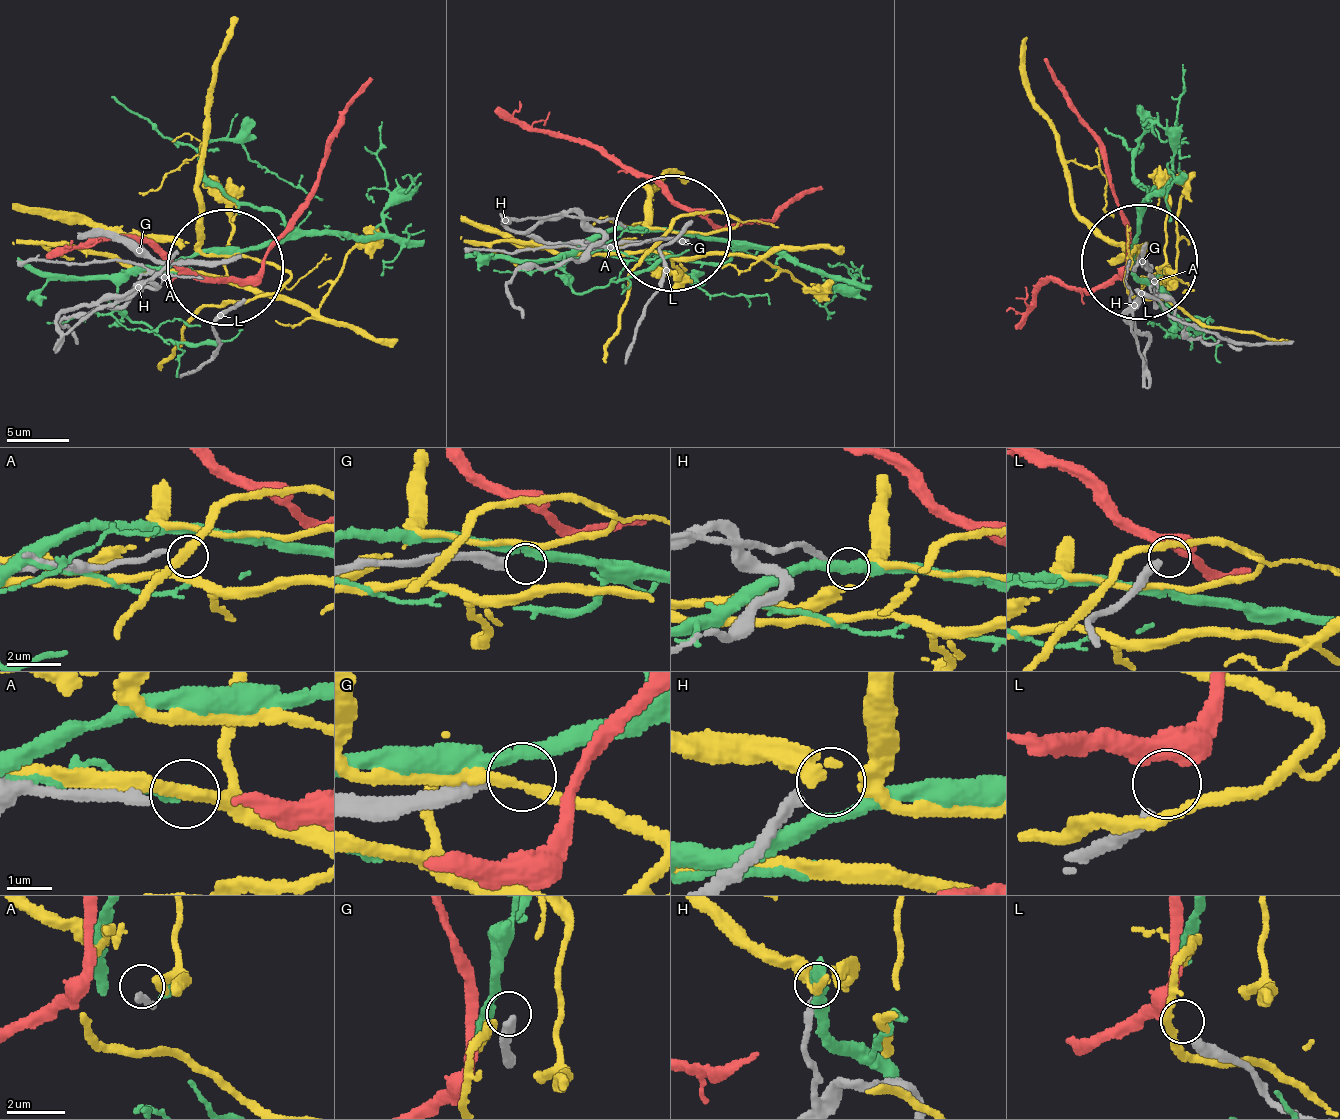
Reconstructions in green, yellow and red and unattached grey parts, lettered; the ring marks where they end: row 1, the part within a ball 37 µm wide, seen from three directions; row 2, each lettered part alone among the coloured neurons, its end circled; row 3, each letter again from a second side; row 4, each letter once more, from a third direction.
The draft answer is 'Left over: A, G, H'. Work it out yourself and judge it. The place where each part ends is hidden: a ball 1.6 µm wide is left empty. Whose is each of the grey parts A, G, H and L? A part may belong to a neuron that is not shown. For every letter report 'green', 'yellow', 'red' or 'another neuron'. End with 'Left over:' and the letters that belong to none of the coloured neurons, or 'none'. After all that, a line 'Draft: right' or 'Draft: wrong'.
A: another neuron
G: another neuron
H: another neuron
L: red
Left over: A, G, H
Draft: right

